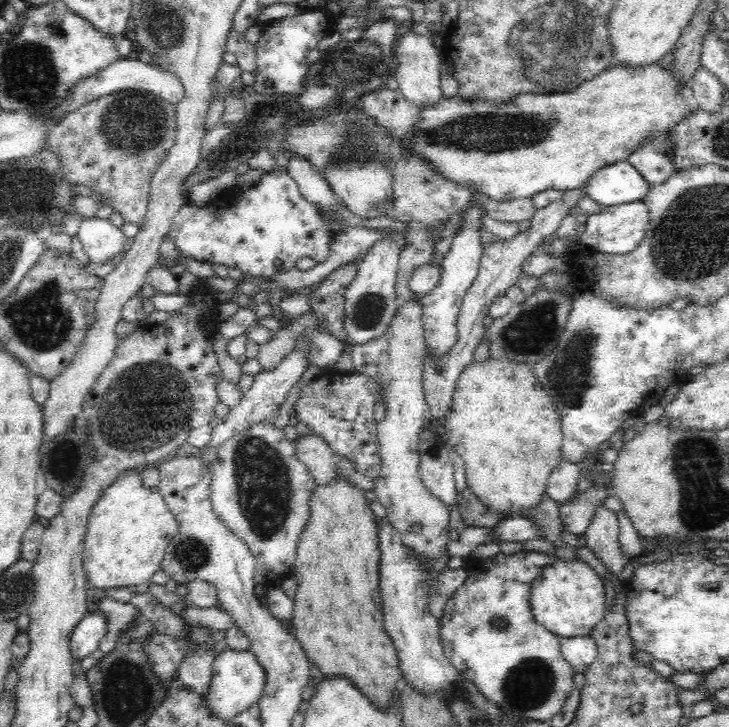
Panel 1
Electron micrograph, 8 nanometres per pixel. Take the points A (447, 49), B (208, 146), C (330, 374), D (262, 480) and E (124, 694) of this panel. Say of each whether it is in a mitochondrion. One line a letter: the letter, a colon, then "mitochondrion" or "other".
A: other
B: other
C: other
D: mitochondrion
E: mitochondrion

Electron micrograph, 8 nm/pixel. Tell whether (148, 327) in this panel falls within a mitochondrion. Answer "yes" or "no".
no

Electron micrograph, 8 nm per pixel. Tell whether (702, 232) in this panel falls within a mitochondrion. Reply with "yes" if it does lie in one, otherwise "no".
yes

